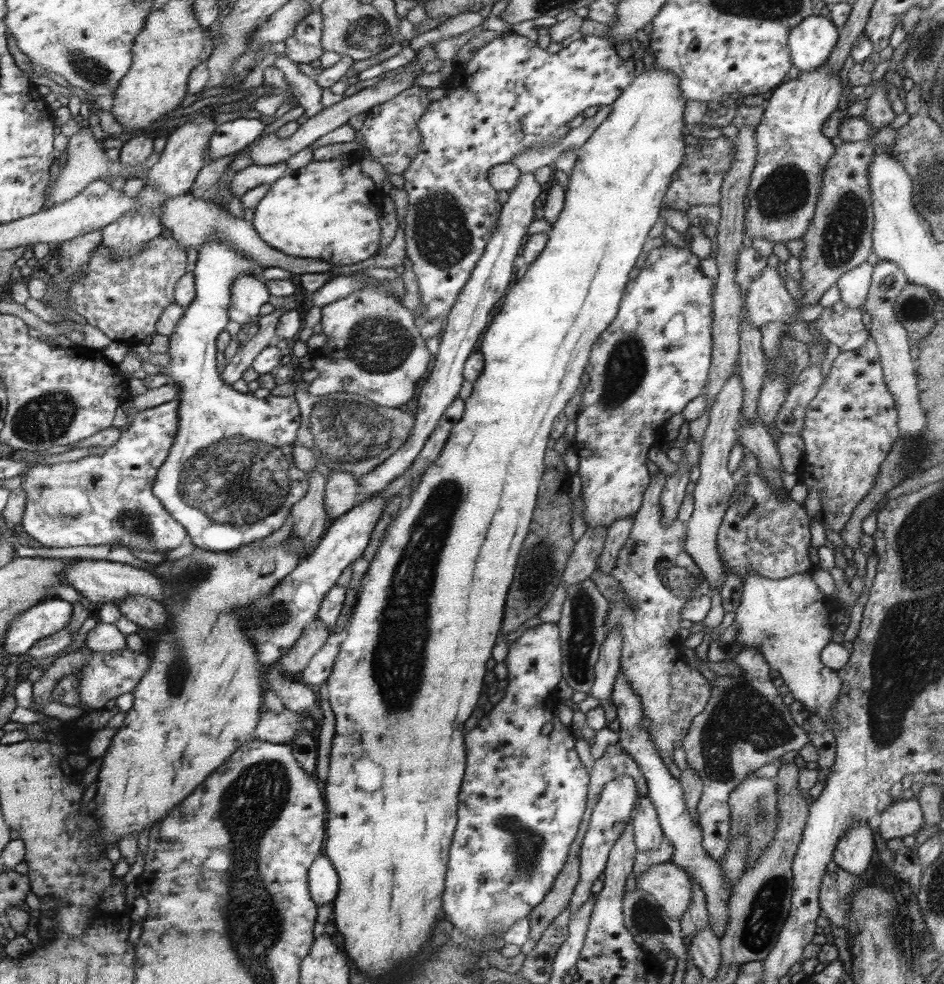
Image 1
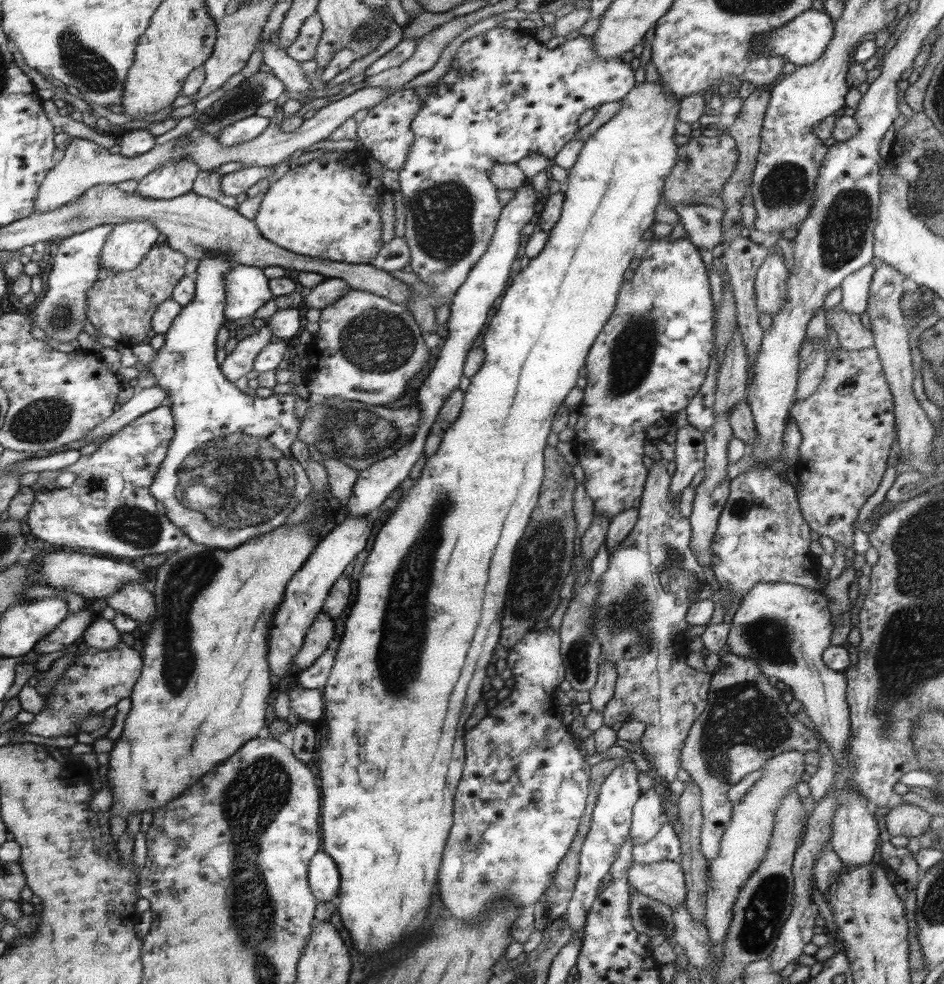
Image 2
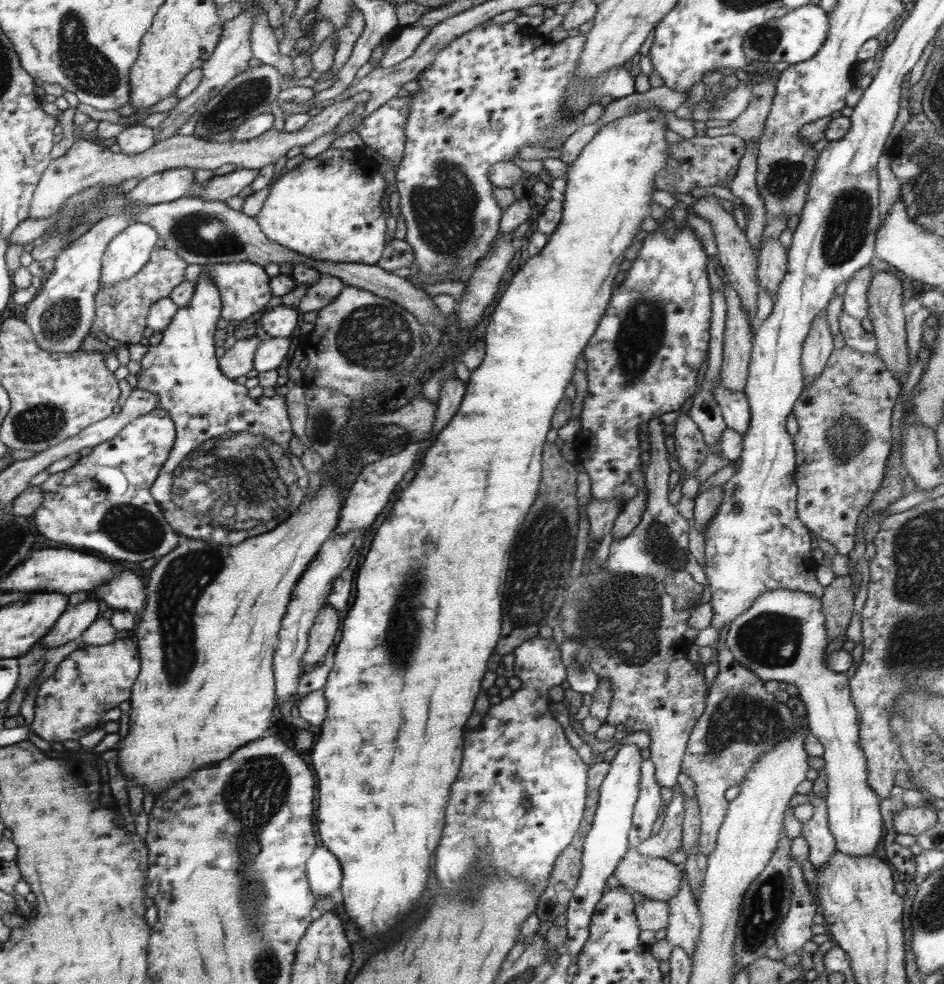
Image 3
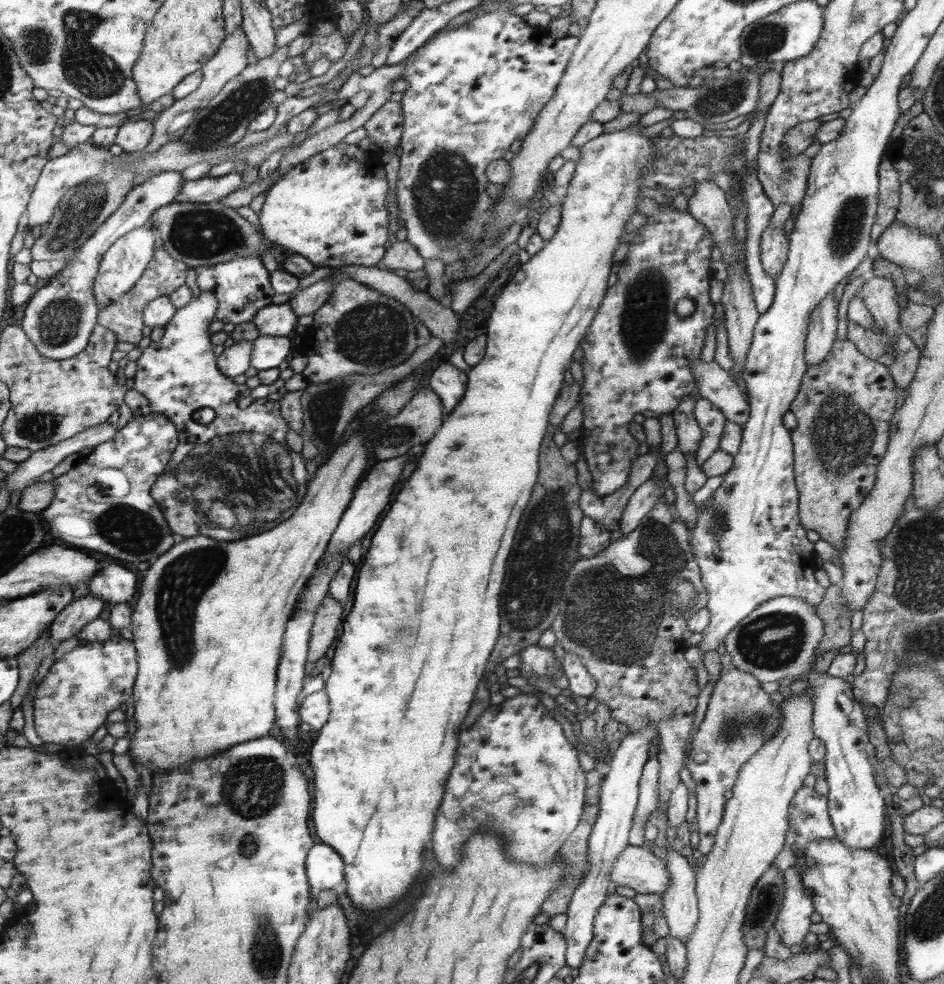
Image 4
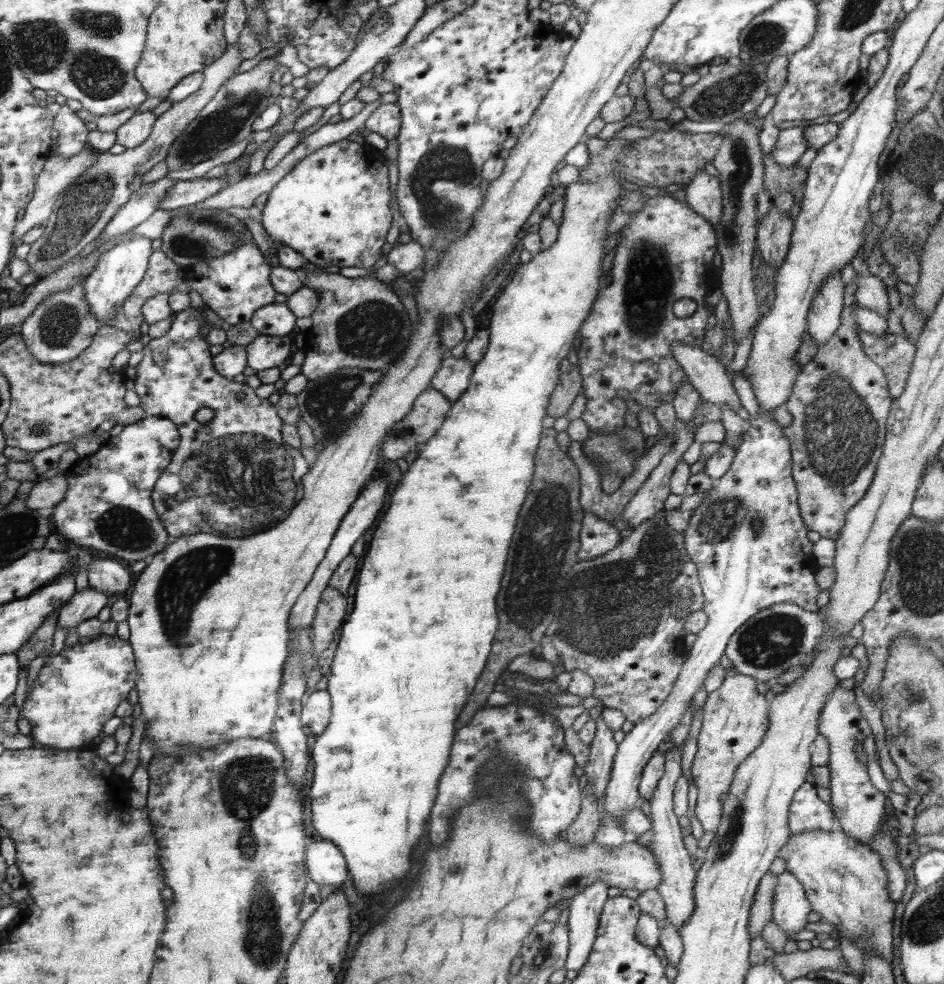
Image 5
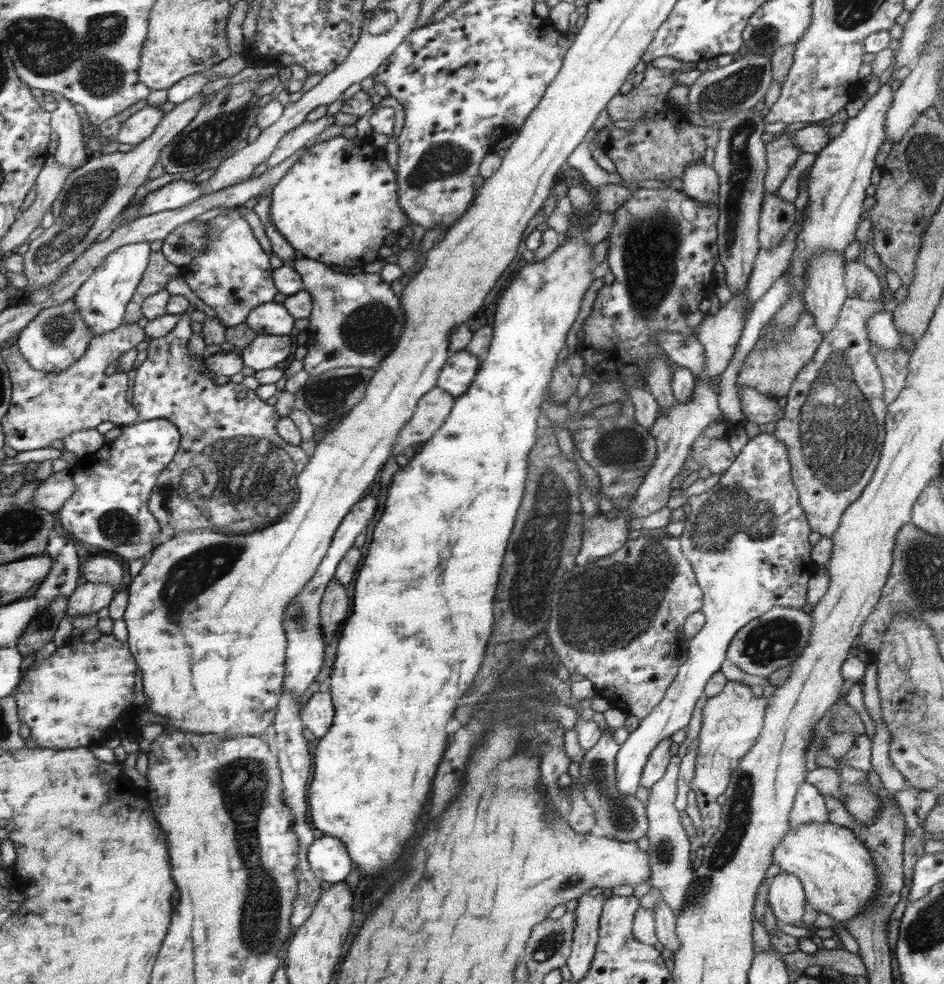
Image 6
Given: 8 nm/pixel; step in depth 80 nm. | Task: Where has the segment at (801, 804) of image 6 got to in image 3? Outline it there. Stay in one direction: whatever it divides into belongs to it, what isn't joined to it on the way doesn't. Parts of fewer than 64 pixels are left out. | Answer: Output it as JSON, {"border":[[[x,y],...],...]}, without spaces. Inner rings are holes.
{"border":[[[814,793],[807,794],[809,803],[814,806],[814,815],[811,820],[802,824],[802,837],[809,844],[810,862],[816,871],[824,865],[828,865],[830,857],[837,851],[834,835],[830,833],[827,822],[826,800],[816,797]]]}

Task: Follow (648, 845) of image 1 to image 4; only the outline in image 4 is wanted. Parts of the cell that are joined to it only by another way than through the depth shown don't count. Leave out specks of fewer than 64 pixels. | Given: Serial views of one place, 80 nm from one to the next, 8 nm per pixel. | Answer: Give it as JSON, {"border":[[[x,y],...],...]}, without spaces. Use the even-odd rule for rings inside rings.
{"border":[[[652,758],[644,765],[639,782],[639,800],[636,813],[633,816],[633,826],[629,833],[629,842],[632,846],[641,846],[645,840],[645,829],[649,826],[648,819],[658,807],[660,763]]]}

